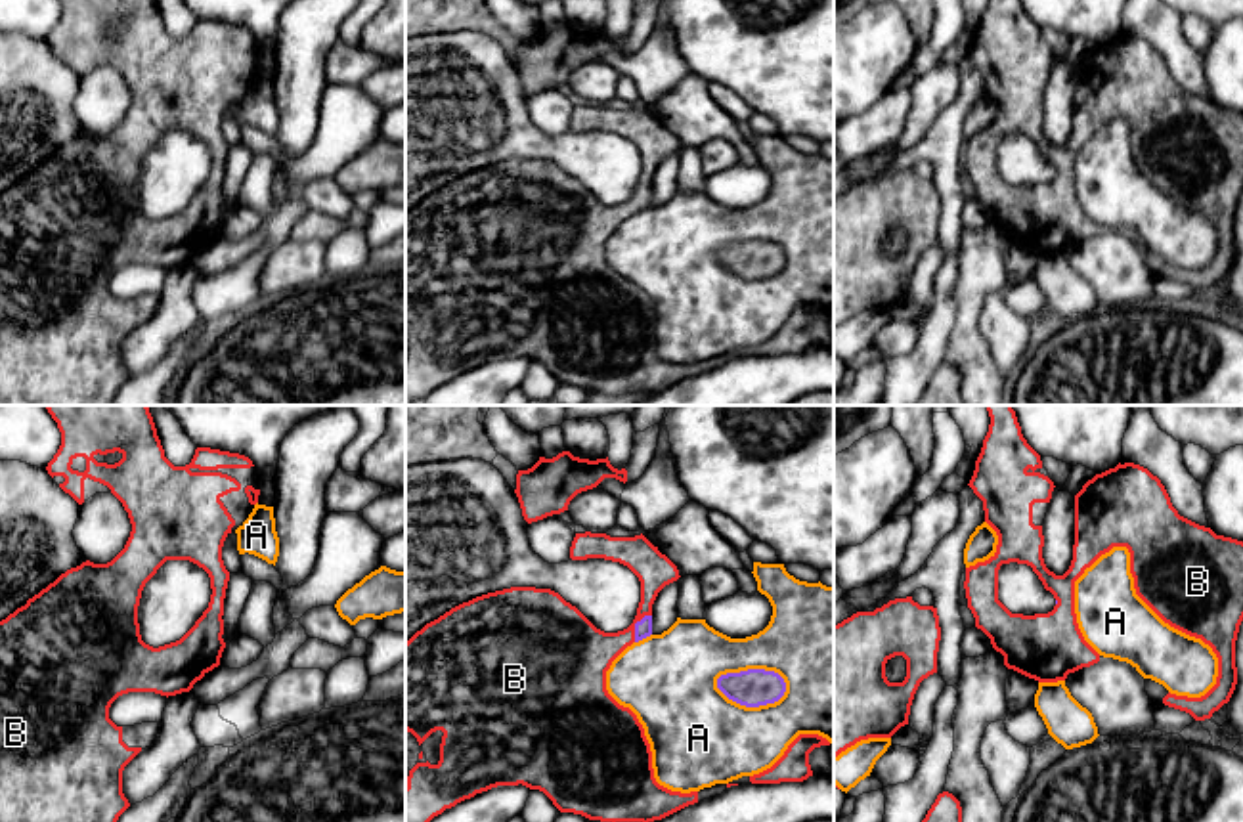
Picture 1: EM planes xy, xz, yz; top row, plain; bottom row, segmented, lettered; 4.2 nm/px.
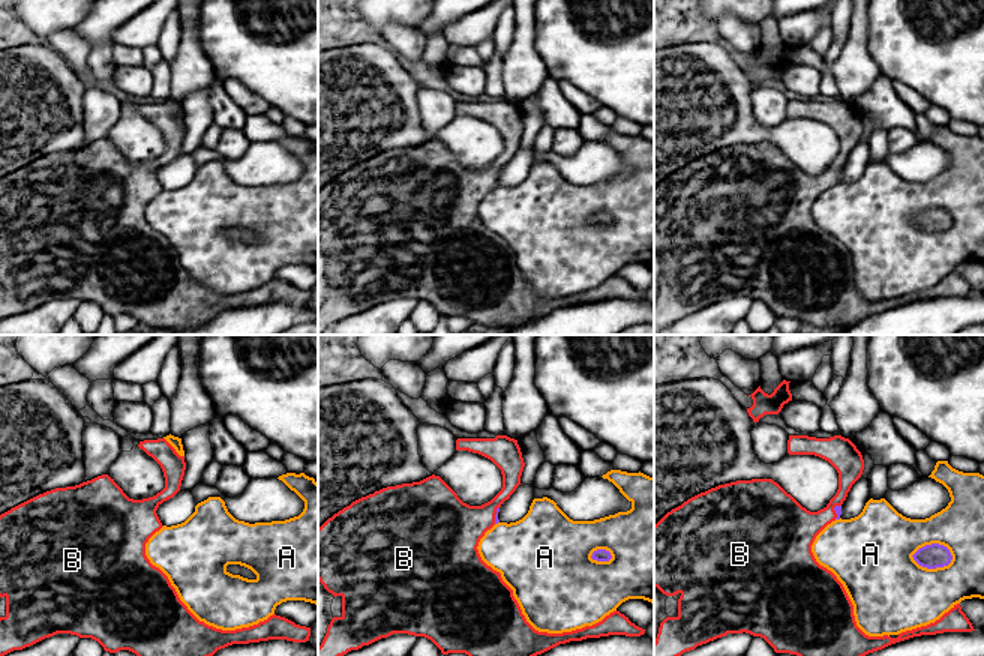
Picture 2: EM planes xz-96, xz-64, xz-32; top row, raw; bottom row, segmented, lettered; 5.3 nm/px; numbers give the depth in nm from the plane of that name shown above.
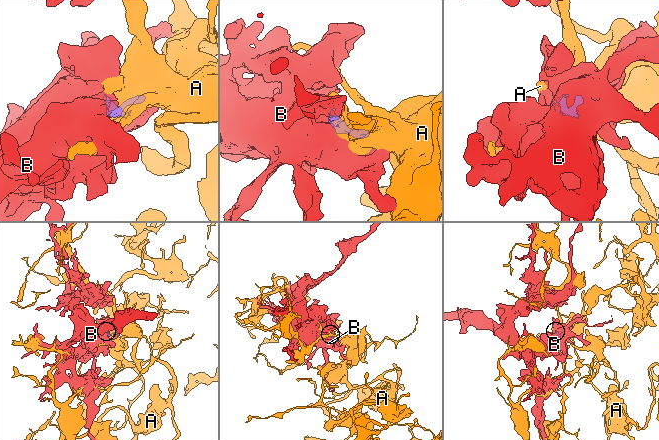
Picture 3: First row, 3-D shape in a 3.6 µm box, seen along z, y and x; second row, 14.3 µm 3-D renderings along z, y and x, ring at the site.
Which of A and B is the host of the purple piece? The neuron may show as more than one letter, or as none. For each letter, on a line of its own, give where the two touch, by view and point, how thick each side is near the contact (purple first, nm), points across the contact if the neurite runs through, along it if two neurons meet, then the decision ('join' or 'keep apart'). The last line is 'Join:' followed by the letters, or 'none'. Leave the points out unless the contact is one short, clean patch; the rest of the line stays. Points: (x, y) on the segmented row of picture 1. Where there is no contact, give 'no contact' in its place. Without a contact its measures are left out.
A: contact xz (756, 670); calibres 160 and 360 nm; keep apart
B: contact xz (635, 626); calibres 70 and 240 nm; join
Join: B

